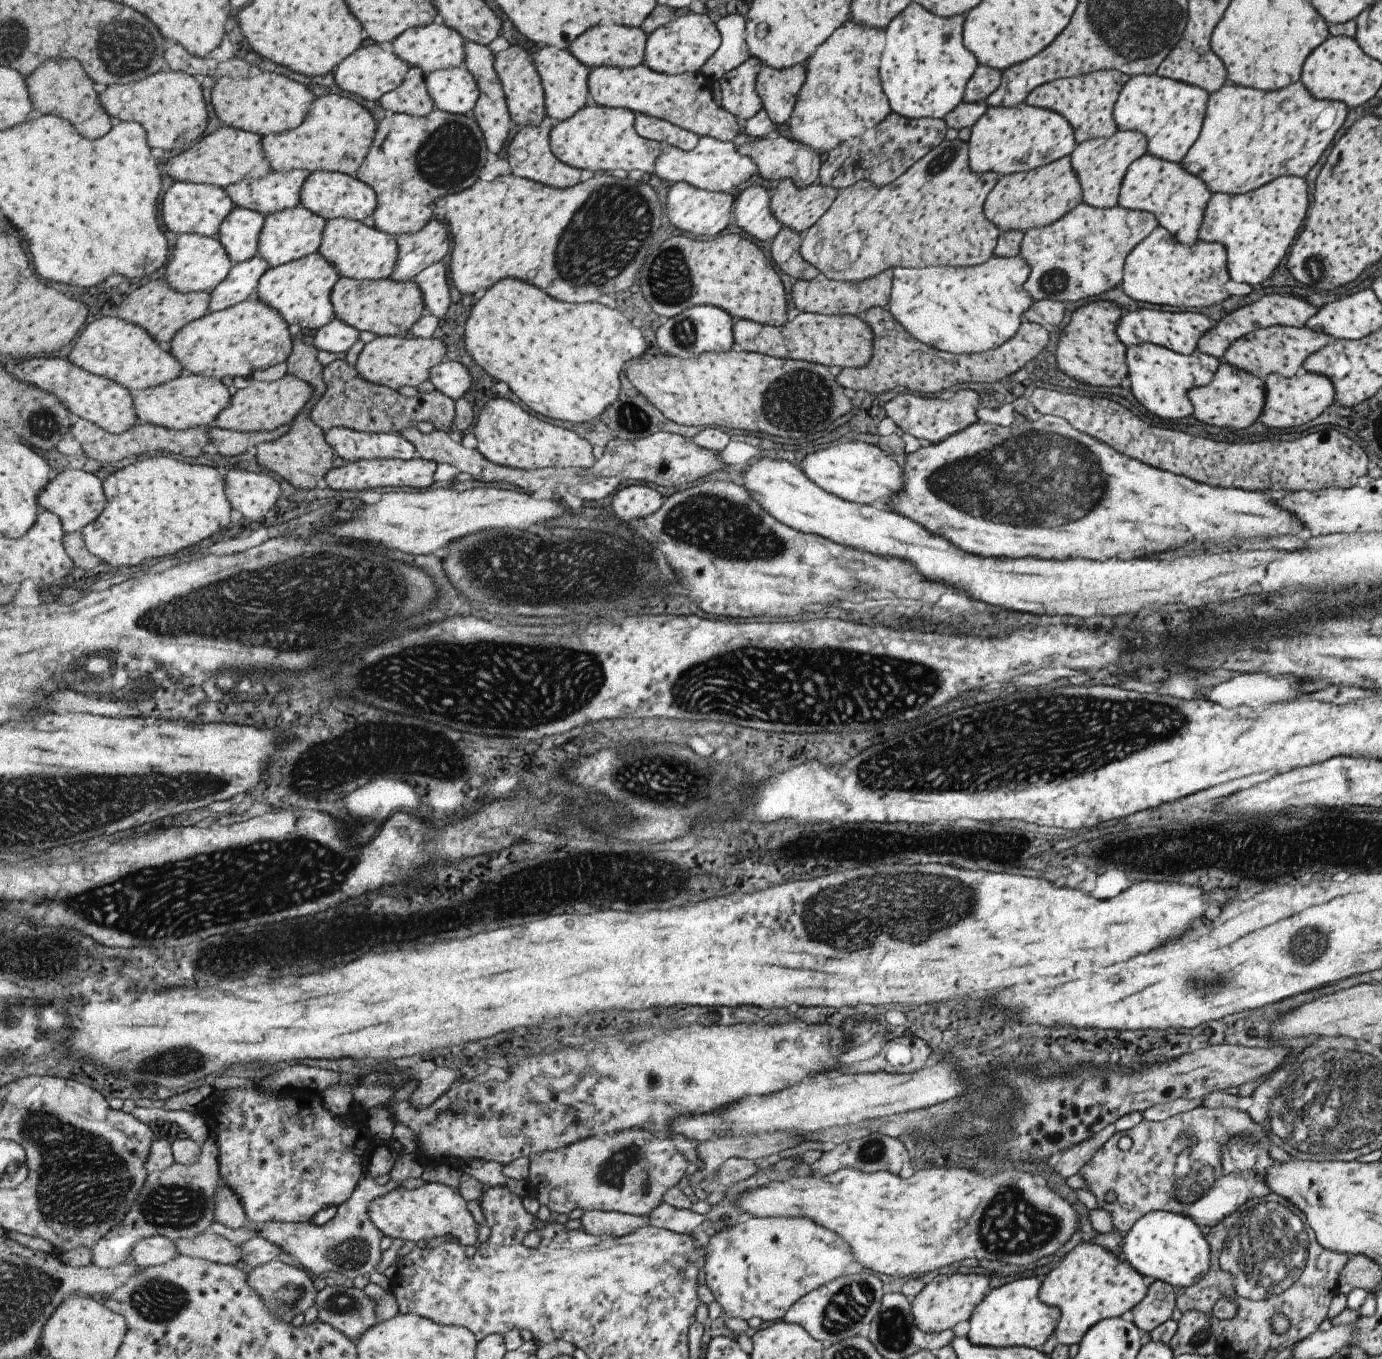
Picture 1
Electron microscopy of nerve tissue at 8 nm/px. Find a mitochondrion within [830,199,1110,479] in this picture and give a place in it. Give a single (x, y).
(1056, 281)

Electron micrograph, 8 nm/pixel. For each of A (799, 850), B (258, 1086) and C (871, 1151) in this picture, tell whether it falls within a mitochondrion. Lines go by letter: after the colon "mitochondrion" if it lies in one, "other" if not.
A: other
B: other
C: mitochondrion

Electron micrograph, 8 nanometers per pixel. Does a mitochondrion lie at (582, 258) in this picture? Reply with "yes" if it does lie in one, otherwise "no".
yes

